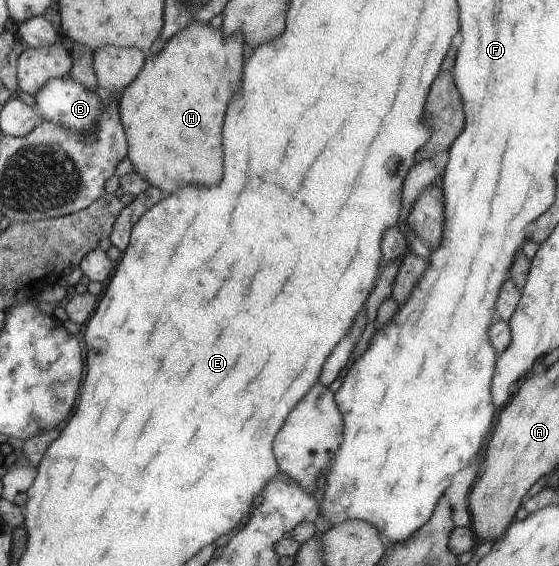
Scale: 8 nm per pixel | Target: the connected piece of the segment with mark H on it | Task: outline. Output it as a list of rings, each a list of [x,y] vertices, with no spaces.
[[[192,23],[186,28],[177,32],[167,43],[166,46],[157,53],[148,52],[145,60],[144,68],[140,71],[138,78],[126,88],[120,98],[119,110],[124,128],[127,130],[129,140],[129,159],[132,160],[136,167],[136,172],[140,173],[152,187],[159,188],[165,192],[165,196],[174,193],[176,188],[188,186],[188,184],[198,184],[198,186],[214,186],[220,182],[222,178],[222,144],[220,144],[220,128],[222,128],[222,118],[224,118],[224,108],[232,96],[232,92],[236,92],[236,88],[240,86],[240,70],[242,70],[242,62],[246,56],[242,56],[244,48],[242,48],[242,33],[236,33],[224,36],[220,27],[209,27],[209,23]]]

